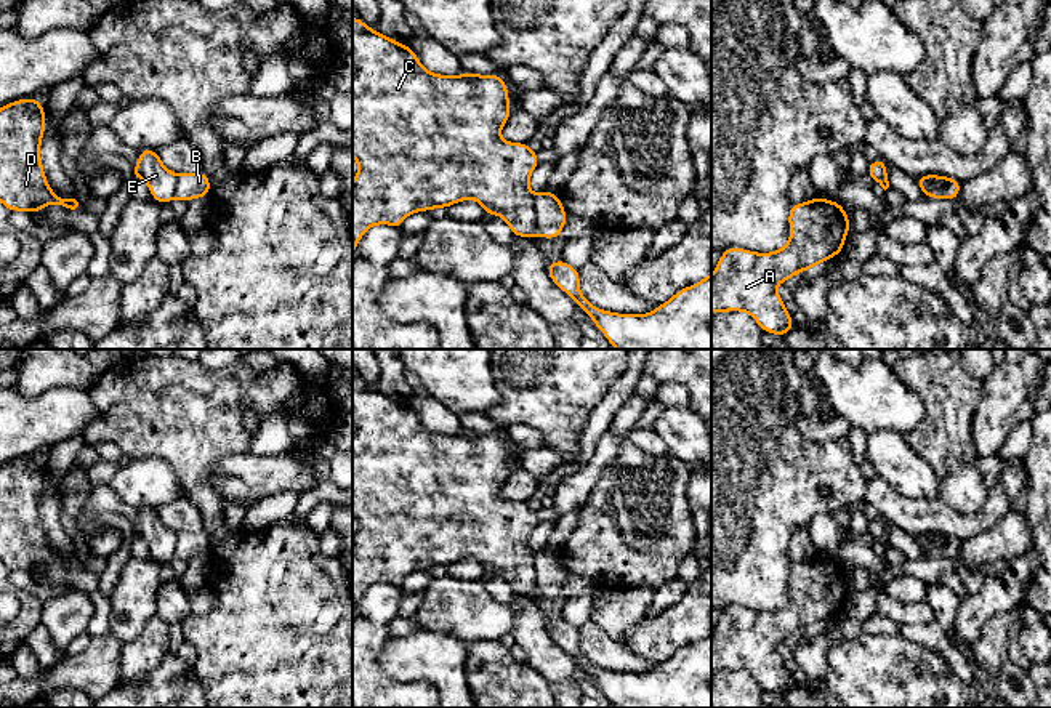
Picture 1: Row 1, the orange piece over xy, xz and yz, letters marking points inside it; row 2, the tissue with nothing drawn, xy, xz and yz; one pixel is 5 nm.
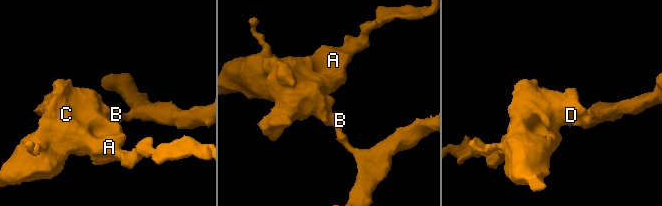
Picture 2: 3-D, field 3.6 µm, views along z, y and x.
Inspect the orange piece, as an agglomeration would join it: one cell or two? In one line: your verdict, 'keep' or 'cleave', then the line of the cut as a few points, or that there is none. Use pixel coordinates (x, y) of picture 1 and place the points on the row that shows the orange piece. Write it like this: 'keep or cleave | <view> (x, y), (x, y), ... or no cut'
cleave | xz (534, 196), (534, 231), (531, 234)

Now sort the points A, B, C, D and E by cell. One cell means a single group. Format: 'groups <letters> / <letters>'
groups A C D E / B

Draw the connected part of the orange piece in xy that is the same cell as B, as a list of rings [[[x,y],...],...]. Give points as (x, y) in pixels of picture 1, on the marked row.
[[[181,173],[176,178],[175,197],[191,202],[197,197],[210,197],[210,178],[207,173]]]

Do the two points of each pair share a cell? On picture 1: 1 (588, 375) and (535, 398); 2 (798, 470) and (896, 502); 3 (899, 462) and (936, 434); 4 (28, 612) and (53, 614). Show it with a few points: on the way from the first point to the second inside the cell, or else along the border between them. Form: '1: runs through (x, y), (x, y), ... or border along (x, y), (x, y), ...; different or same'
1: runs through (575, 375), (558, 391), (548, 391); same
2: border along (867, 481), (862, 498); different
3: border along (904, 436), (939, 478); different
4: border along (44, 603), (39, 622); different

